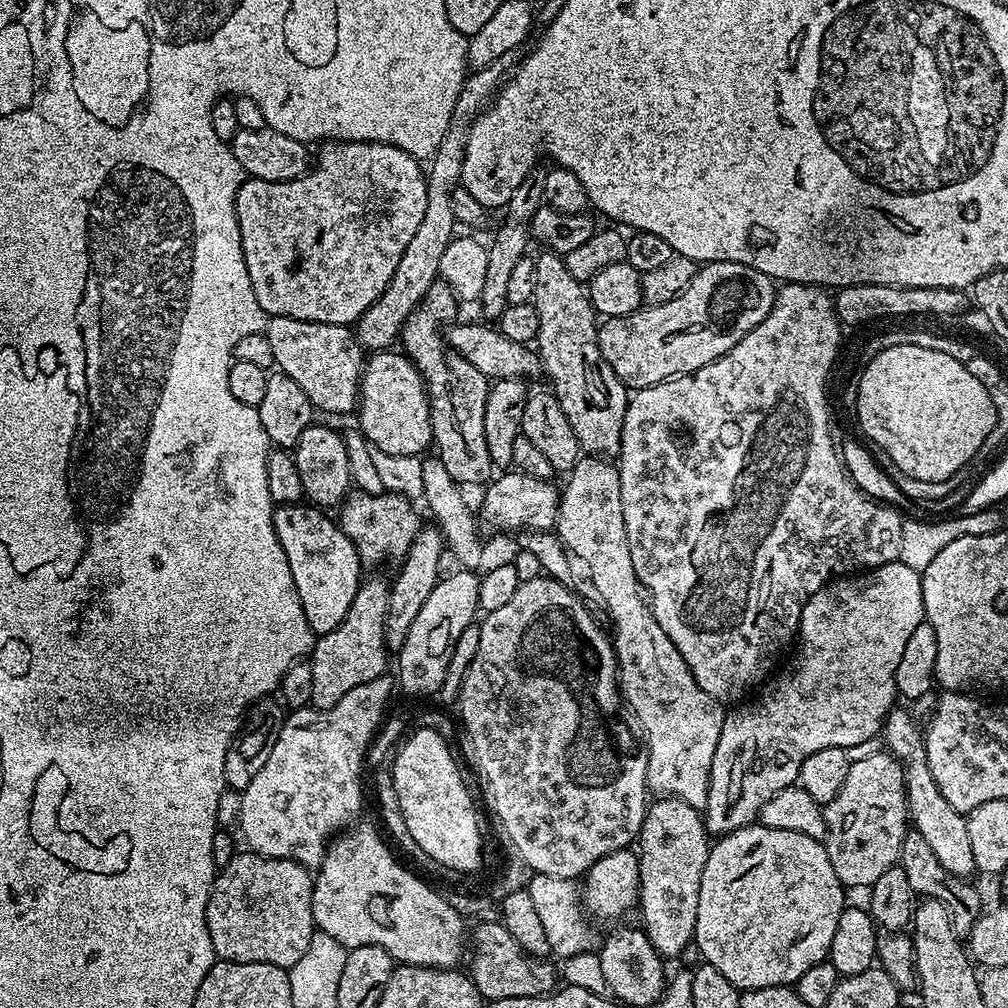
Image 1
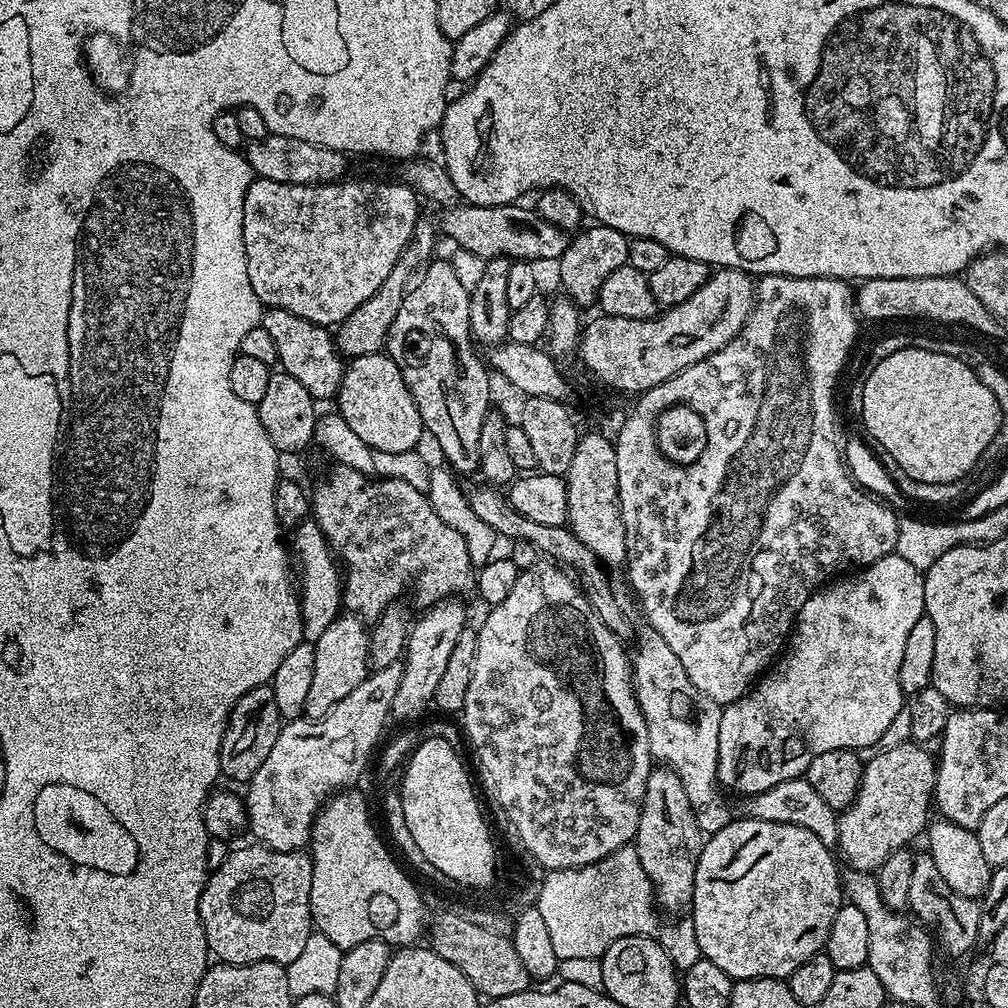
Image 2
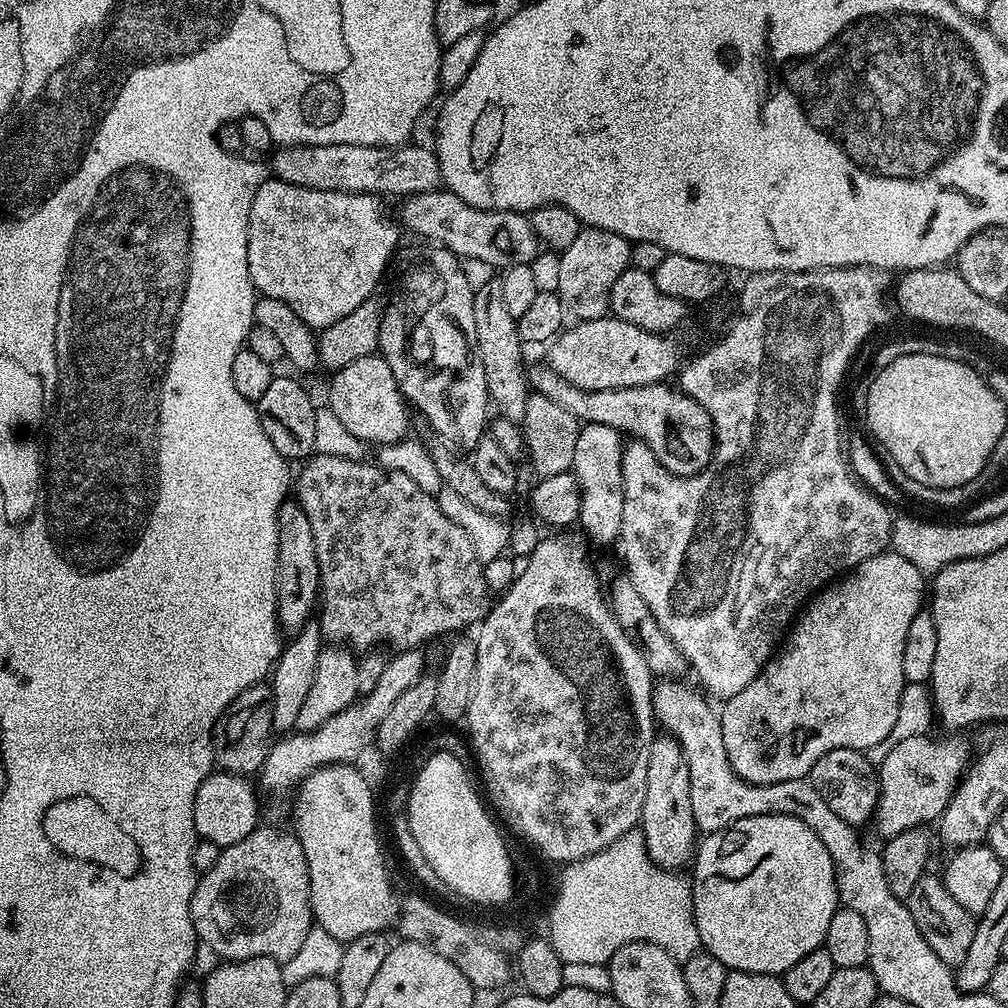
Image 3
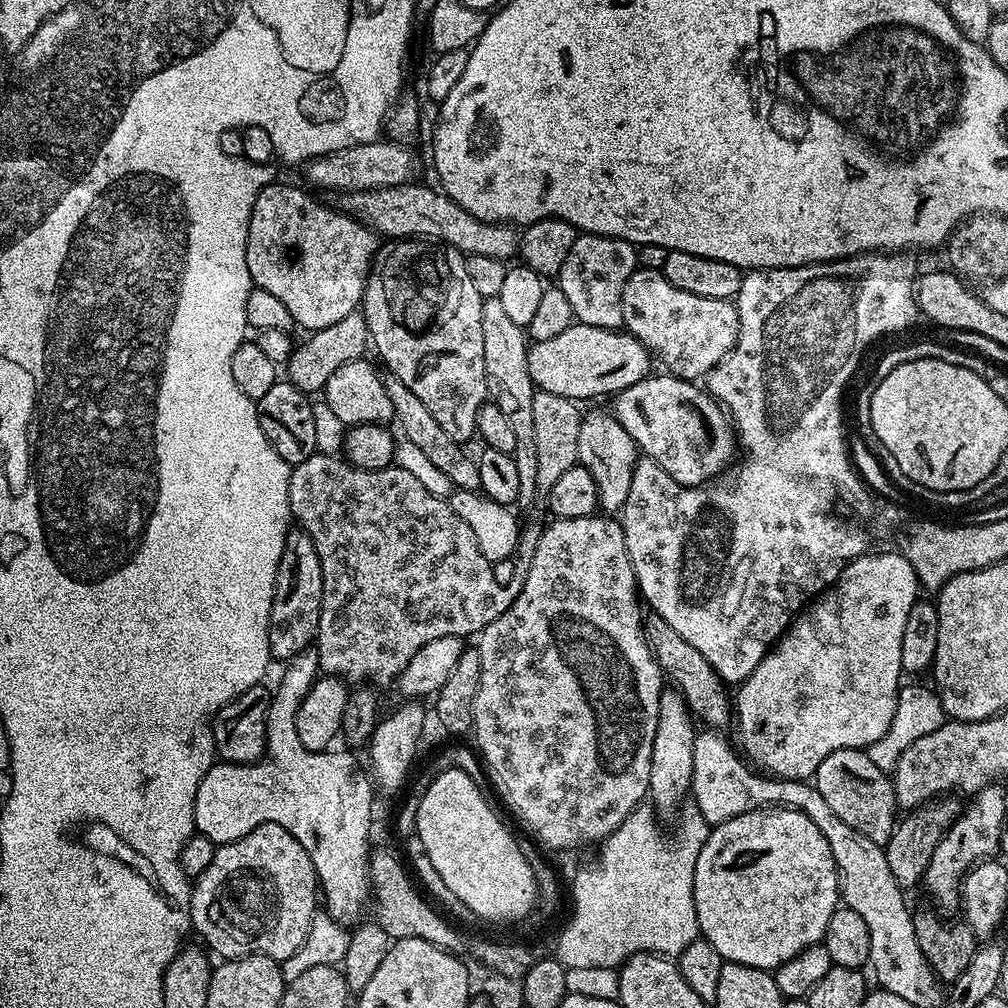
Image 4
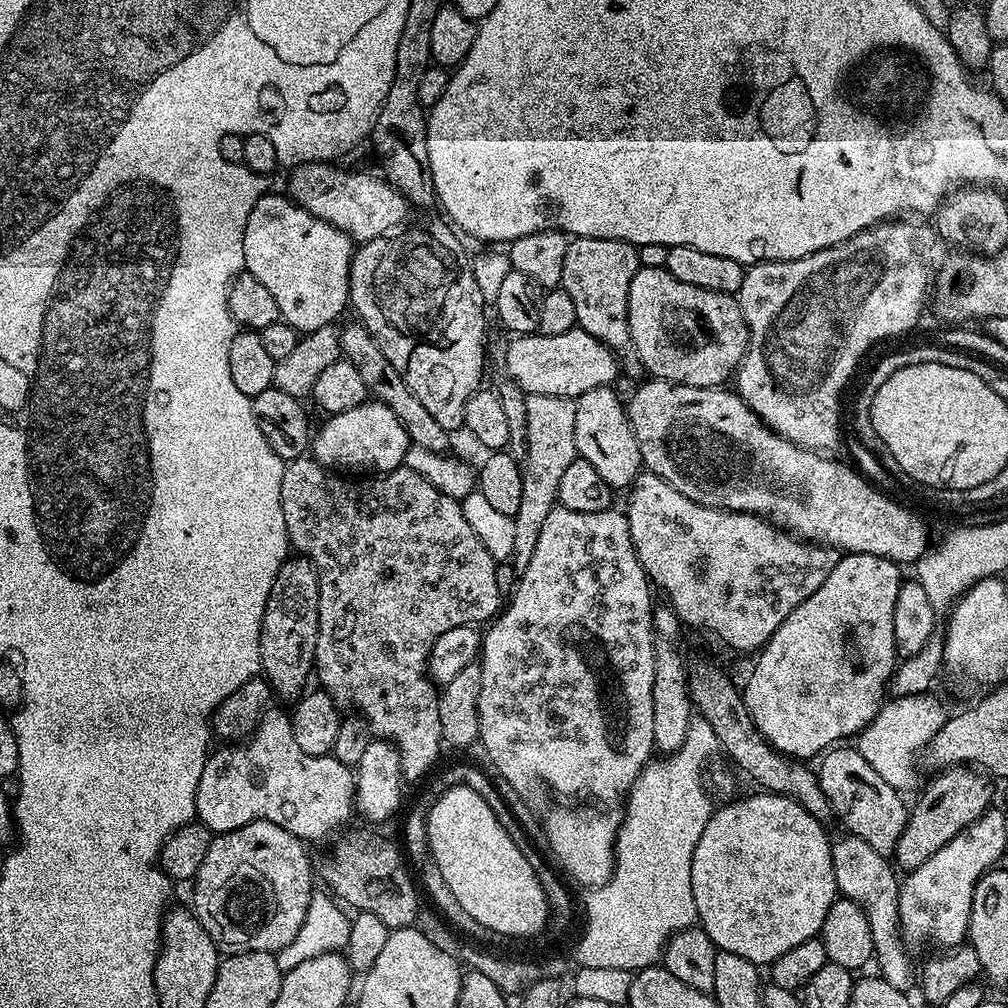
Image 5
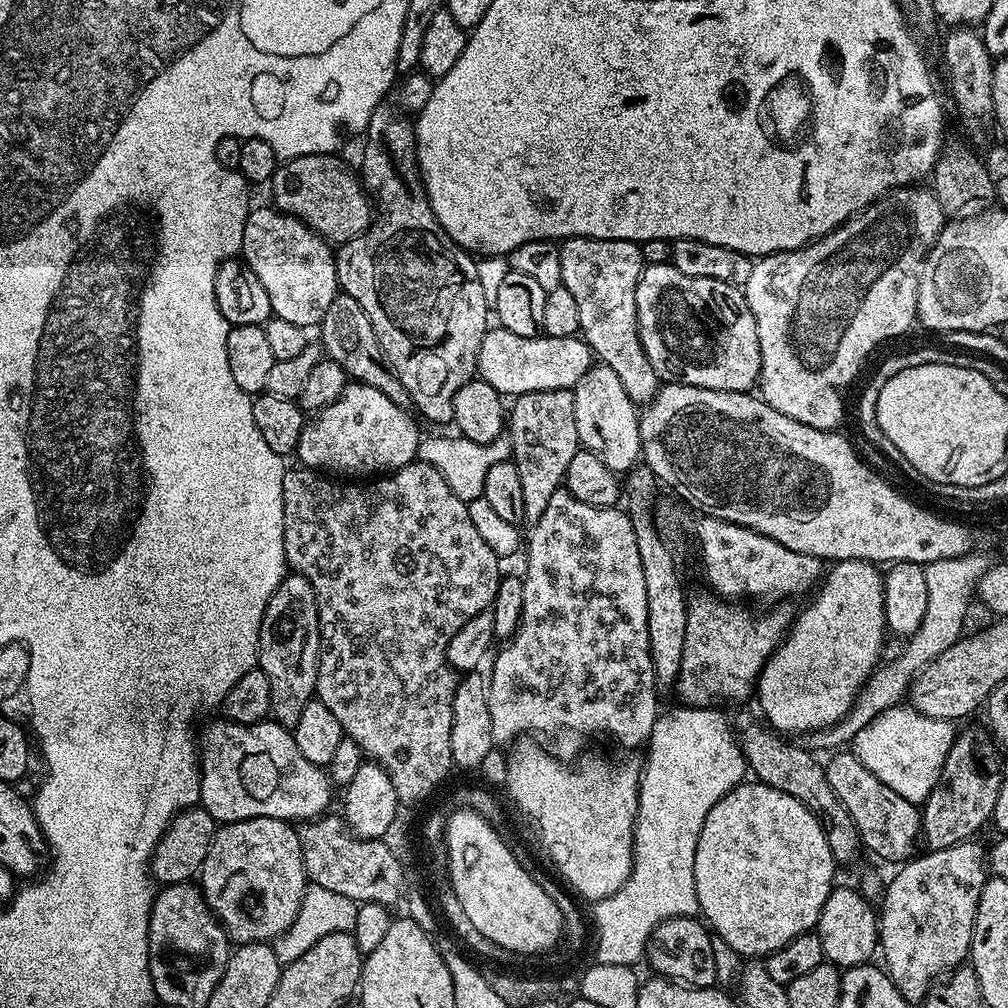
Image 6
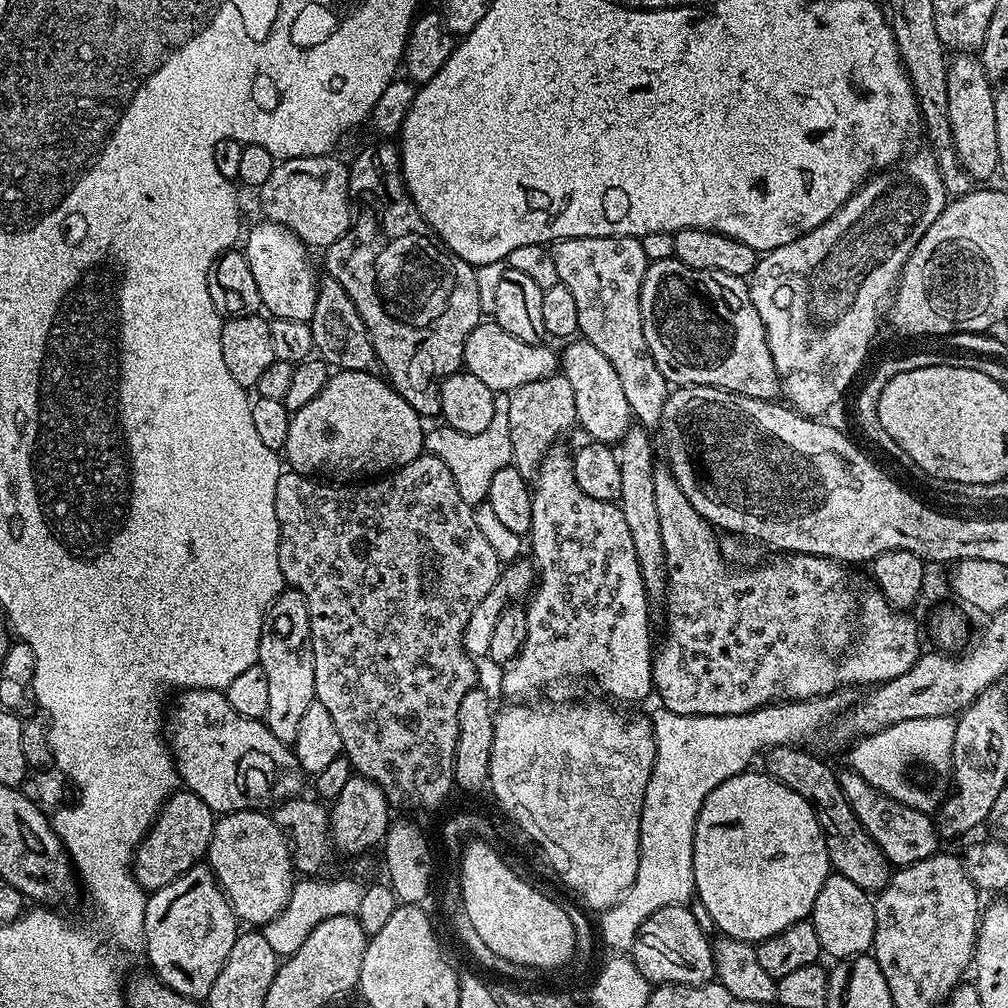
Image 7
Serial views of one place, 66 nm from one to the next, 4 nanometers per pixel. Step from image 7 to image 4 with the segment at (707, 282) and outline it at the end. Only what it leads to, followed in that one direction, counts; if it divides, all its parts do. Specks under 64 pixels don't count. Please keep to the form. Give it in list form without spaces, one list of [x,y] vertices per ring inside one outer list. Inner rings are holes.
[[[637,267],[622,290],[622,318],[624,328],[642,346],[646,346],[657,361],[664,363],[665,373],[680,380],[693,382],[707,377],[708,371],[738,342],[740,319],[732,300],[701,298],[670,286],[663,271],[655,268]]]

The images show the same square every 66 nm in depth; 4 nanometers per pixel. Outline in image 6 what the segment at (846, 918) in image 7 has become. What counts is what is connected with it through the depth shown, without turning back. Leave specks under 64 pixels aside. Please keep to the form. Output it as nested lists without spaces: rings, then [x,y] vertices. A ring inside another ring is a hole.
[[[833,887],[832,892],[826,898],[826,906],[822,906],[822,914],[818,918],[815,926],[815,933],[822,942],[824,959],[827,963],[835,964],[837,968],[853,968],[859,964],[869,963],[878,952],[878,912],[875,907],[870,905],[869,897],[865,896],[863,891],[852,888]]]

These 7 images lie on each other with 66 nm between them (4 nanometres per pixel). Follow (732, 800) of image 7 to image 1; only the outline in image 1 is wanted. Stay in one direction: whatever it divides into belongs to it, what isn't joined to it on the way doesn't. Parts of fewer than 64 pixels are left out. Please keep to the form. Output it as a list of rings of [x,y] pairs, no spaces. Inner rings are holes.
[[[753,822],[745,828],[734,830],[728,836],[721,836],[708,849],[706,866],[702,870],[702,886],[698,890],[698,918],[696,919],[696,935],[694,943],[696,951],[702,957],[703,963],[714,966],[718,974],[730,978],[735,988],[747,990],[760,987],[794,986],[810,966],[828,959],[830,942],[834,942],[834,929],[838,927],[838,918],[846,907],[846,889],[841,884],[838,874],[834,874],[834,866],[830,866],[828,851],[823,843],[794,830],[774,830],[765,824]]]

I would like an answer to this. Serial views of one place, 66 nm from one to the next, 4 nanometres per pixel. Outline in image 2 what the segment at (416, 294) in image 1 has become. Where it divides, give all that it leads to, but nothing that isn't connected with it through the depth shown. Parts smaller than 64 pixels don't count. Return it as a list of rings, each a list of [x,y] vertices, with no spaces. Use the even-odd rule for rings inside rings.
[[[427,218],[416,221],[414,234],[410,234],[410,242],[402,250],[398,262],[394,262],[390,278],[386,278],[386,282],[382,282],[382,286],[378,286],[378,290],[374,290],[374,294],[370,294],[370,298],[366,298],[366,302],[362,302],[362,306],[358,306],[358,310],[354,310],[354,314],[347,316],[335,329],[334,339],[341,356],[351,358],[385,351],[390,326],[394,326],[394,318],[398,318],[402,302],[406,302],[408,295],[422,286],[422,278],[426,278],[428,268],[437,255],[436,236],[438,237],[438,228],[433,221],[432,224]]]

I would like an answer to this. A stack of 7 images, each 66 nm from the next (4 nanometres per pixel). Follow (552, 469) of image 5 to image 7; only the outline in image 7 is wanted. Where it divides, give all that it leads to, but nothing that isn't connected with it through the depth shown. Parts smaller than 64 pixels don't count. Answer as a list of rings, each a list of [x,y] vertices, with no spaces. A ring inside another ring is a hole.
[[[553,374],[546,378],[538,378],[534,382],[526,382],[518,386],[508,396],[510,402],[510,446],[512,447],[511,467],[518,470],[525,478],[535,477],[540,470],[540,464],[549,452],[557,447],[556,439],[567,430],[571,424],[577,423],[576,407],[574,406],[574,389],[563,374]]]

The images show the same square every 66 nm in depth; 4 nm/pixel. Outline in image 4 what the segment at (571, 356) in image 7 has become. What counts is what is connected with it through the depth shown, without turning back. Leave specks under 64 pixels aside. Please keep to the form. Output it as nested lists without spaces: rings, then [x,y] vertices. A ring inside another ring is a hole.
[[[611,411],[583,413],[578,430],[578,460],[583,468],[590,470],[598,486],[600,508],[605,513],[616,514],[623,509],[626,494],[630,494],[637,459],[638,449],[634,438],[622,430],[622,422],[618,422]]]

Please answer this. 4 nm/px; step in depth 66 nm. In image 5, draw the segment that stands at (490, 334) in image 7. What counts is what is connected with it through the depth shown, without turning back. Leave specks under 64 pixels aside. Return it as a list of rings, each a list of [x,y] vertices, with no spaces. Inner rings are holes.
[[[579,326],[566,330],[566,334],[550,334],[549,336],[541,336],[539,334],[517,335],[509,342],[508,349],[505,350],[504,354],[504,366],[508,370],[508,372],[506,372],[507,379],[511,380],[512,383],[517,384],[521,392],[534,396],[537,396],[538,394],[550,394],[551,396],[567,396],[569,398],[575,398],[577,396],[581,396],[582,394],[586,394],[595,388],[609,387],[609,385],[613,383],[611,380],[614,379],[616,375],[621,375],[622,372],[622,364],[618,359],[617,353],[613,352],[612,349],[608,348],[605,344],[600,344],[598,342],[598,338],[594,338],[590,334],[583,332]]]

